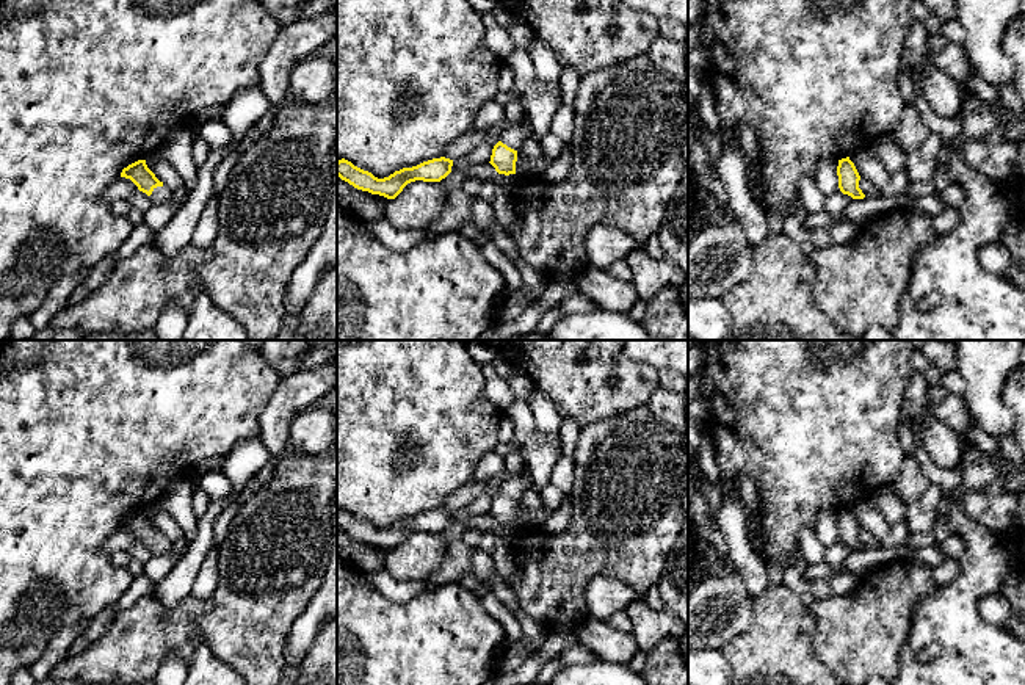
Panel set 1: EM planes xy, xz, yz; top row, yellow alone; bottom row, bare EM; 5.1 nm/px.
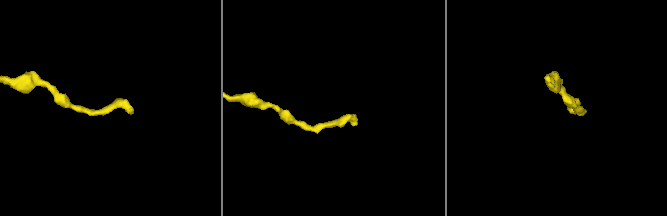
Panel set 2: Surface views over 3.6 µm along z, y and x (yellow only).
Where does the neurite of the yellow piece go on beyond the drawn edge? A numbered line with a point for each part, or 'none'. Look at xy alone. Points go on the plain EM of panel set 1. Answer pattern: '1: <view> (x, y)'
1: xy (162, 546)

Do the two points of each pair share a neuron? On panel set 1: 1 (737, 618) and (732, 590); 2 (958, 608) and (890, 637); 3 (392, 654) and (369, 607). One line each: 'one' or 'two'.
1: one
2: two
3: one

